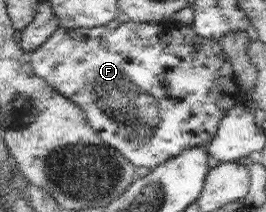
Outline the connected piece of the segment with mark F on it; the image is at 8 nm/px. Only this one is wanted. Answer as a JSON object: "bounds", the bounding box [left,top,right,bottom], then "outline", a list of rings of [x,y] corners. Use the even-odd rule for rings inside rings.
{"bounds":[29,19,242,170],"outline":[[[131,19],[123,23],[122,21],[114,20],[108,25],[94,28],[60,27],[50,41],[47,41],[42,48],[30,52],[29,57],[40,77],[46,78],[46,81],[60,93],[65,94],[72,101],[78,102],[78,105],[85,109],[85,112],[89,114],[89,120],[92,125],[102,134],[103,139],[108,144],[121,149],[122,153],[125,153],[126,157],[129,157],[129,160],[134,162],[134,165],[148,167],[151,170],[165,164],[169,159],[182,155],[187,149],[192,149],[199,145],[209,147],[218,137],[222,120],[242,101],[240,95],[241,86],[239,85],[235,65],[230,61],[228,53],[224,51],[221,40],[204,37],[201,33],[198,33],[194,23],[182,26],[172,19],[158,23],[144,23]]]}

